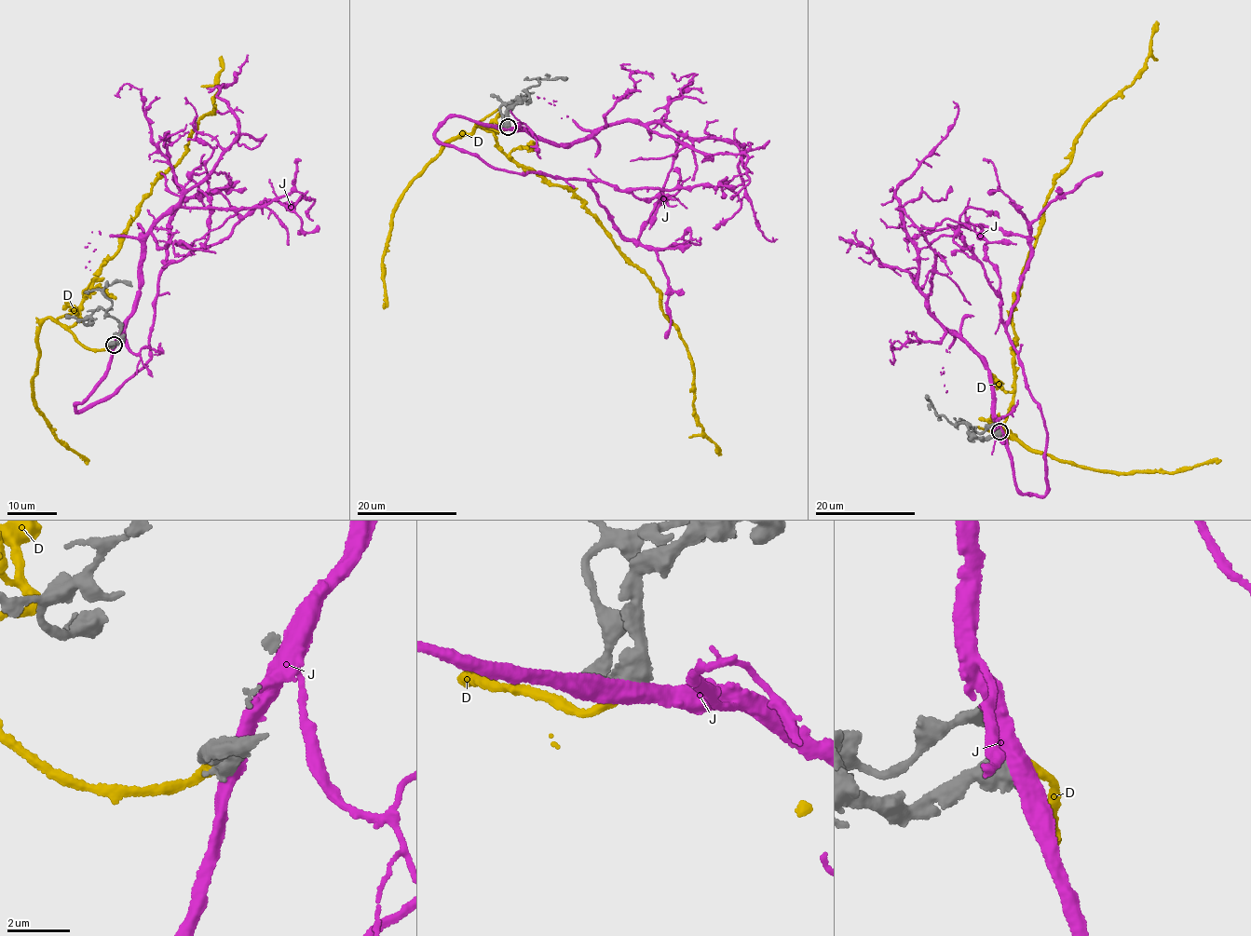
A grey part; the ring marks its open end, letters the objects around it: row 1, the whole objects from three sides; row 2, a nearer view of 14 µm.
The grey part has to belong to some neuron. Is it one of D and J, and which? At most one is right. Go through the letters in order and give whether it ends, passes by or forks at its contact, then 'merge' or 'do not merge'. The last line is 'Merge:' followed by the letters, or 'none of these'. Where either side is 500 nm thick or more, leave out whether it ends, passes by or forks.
D: do not merge
J: do not merge
Merge: none of these

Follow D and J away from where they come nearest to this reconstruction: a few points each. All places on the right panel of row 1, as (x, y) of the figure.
D: (999, 434), (1008, 443), (1013, 298), (1053, 181), (1091, 117), (1131, 85), (1158, 21)
J: (1000, 431), (1018, 489), (1044, 495), (1040, 404), (1006, 328), (1027, 239), (952, 225), (908, 240), (908, 251)

